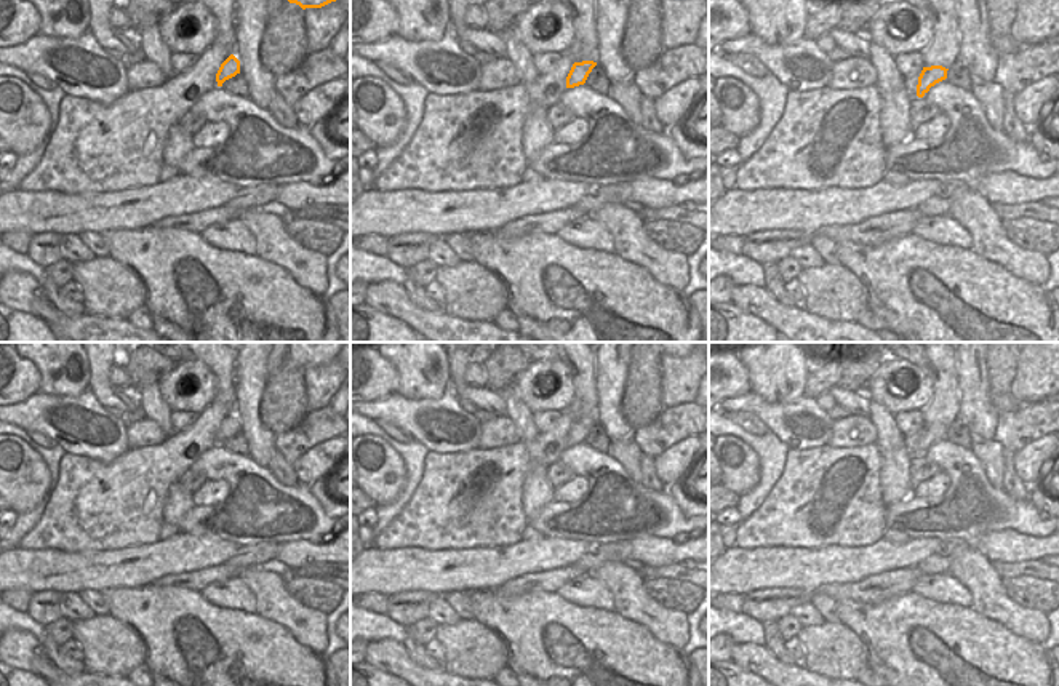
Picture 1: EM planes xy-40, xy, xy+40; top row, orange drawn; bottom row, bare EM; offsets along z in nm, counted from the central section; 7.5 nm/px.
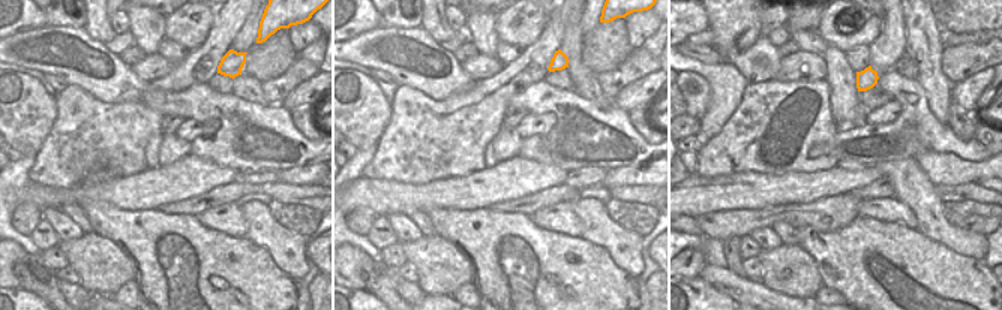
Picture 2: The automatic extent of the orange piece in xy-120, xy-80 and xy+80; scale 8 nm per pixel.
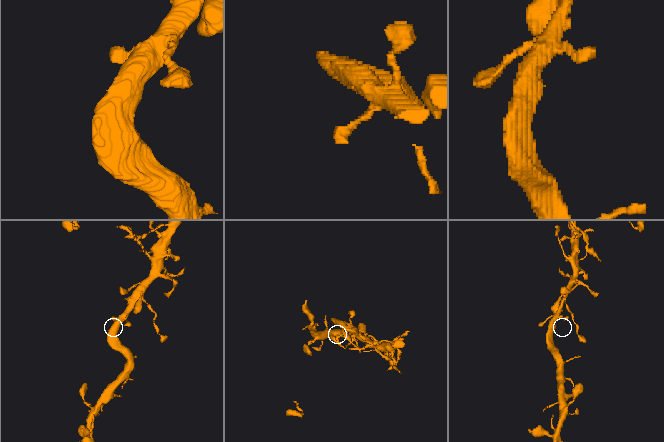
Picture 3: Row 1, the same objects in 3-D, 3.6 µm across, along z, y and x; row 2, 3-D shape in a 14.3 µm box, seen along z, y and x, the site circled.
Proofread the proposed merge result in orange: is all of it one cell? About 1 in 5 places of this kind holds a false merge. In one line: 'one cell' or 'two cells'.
one cell

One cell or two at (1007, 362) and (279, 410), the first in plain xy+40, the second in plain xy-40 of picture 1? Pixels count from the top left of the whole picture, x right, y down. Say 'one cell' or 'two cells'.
one cell

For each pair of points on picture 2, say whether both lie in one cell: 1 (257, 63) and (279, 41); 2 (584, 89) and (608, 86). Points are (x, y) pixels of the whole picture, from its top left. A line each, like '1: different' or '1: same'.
1: same
2: different

